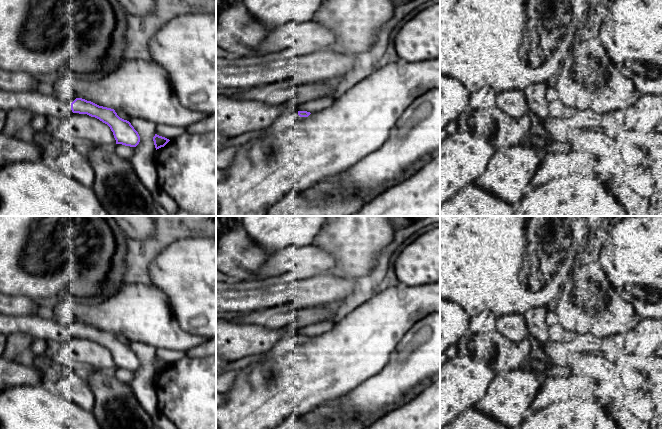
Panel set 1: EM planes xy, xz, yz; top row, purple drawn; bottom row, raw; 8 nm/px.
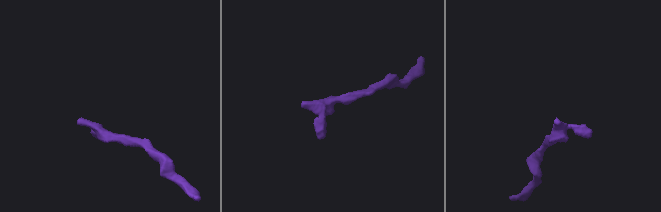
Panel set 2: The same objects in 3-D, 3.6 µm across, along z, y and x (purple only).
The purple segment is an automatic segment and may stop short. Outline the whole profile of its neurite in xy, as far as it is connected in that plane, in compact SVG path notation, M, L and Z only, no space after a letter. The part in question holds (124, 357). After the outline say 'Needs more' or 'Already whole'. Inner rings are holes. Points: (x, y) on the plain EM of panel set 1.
M0 313L0 333L7 336L18 332L60 343L68 341L72 336L87 338L110 351L116 368L136 371L140 366L140 360L131 347L120 342L114 333L99 330L82 322L76 322L69 327L38 315L10 316Z. Needs more

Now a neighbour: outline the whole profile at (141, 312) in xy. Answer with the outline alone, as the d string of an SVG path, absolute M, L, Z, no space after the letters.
M126 283L116 294L97 301L82 301L70 293L57 299L54 308L56 322L72 327L76 322L99 330L120 334L131 342L141 342L155 349L164 348L188 352L208 338L184 331L171 309L167 294L152 284Z

